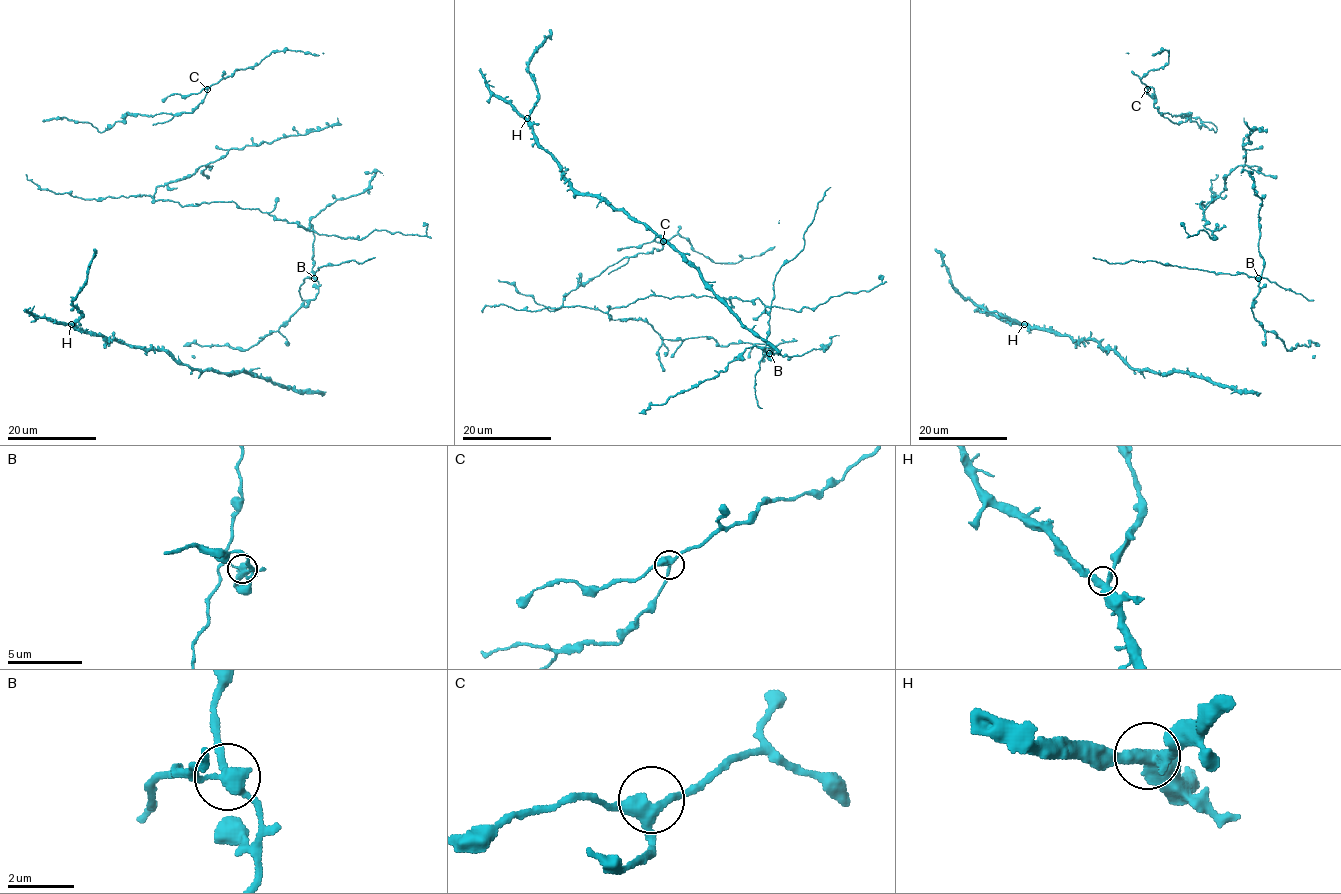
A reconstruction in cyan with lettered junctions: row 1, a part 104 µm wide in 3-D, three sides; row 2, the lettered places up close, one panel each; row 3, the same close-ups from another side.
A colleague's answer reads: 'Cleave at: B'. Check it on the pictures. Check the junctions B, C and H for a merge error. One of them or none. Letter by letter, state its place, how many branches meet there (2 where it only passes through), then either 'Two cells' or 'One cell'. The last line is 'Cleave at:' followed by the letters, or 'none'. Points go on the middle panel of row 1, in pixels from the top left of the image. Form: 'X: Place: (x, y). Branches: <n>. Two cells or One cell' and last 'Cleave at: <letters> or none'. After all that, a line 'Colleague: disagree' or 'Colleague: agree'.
B: Place: (769, 353). Branches: 3. Two cells
C: Place: (663, 241). Branches: 3. One cell
H: Place: (527, 118). Branches: 3. One cell
Cleave at: B
Colleague: agree

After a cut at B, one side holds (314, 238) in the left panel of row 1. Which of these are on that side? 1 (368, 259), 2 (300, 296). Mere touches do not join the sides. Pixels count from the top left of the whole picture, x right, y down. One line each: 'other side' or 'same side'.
1: other side
2: other side

